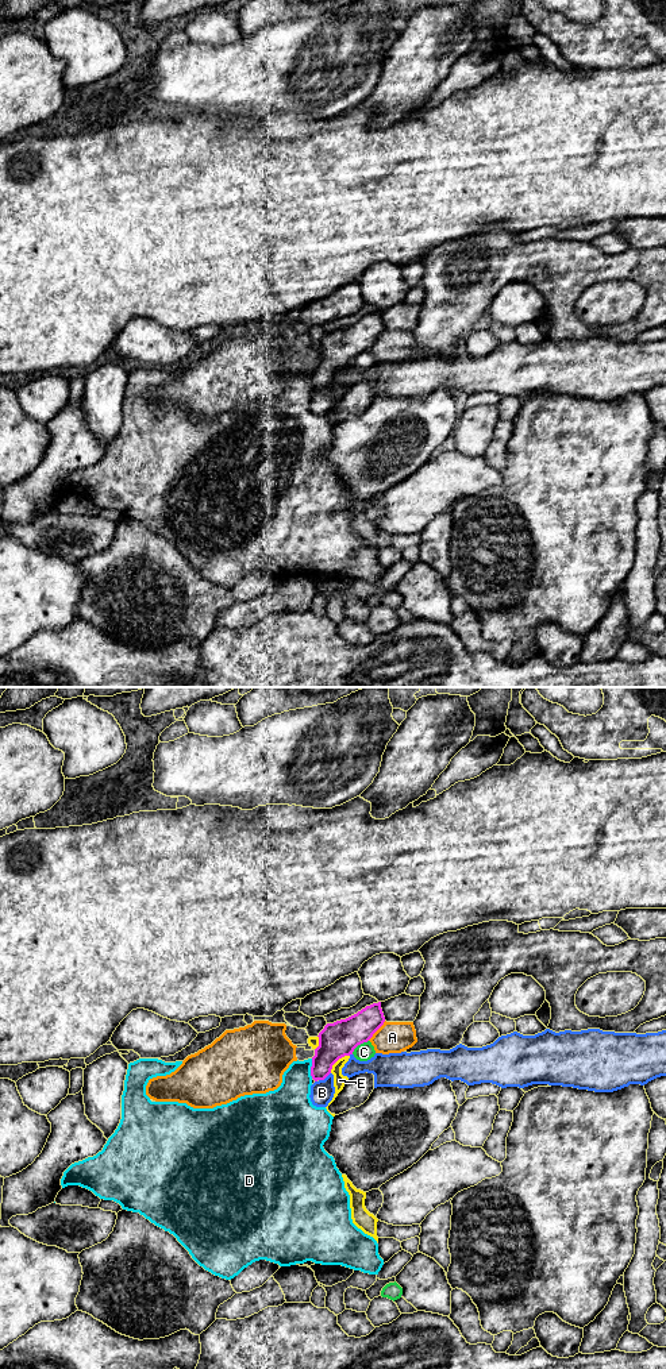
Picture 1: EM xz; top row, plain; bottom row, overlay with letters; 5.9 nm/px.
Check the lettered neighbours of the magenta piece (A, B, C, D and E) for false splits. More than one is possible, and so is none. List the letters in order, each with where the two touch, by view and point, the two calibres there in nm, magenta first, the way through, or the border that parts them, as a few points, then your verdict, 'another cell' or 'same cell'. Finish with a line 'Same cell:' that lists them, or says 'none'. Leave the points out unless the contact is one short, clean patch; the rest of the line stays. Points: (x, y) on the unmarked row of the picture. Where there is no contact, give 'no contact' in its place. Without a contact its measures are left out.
A: meets magenta in xz at (377, 338); 220 nm thick on the magenta side, 190 nm on the other; another cell
B: meets magenta in xz at (324, 386); 220 nm thick on the magenta side, 140 nm on the other; border along xz (330, 381), (319, 389); another cell
C: meets magenta in xz at (358, 353); 220 nm thick on the magenta side, 110 nm on the other; another cell
D: meets magenta in xz at (311, 377); 220 nm thick on the magenta side, 240 nm on the other; border along xz (312, 367), (311, 386); another cell
E: meets magenta in xz at (337, 369); 220 nm thick on the magenta side, 80 nm on the other; border along xz (349, 363), (339, 367), (330, 381); another cell
Same cell: none

